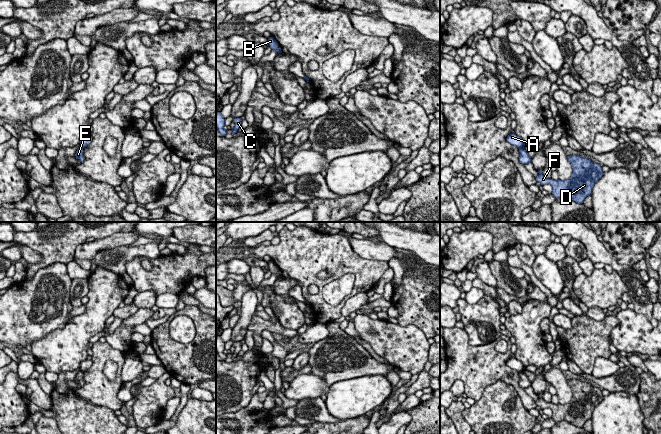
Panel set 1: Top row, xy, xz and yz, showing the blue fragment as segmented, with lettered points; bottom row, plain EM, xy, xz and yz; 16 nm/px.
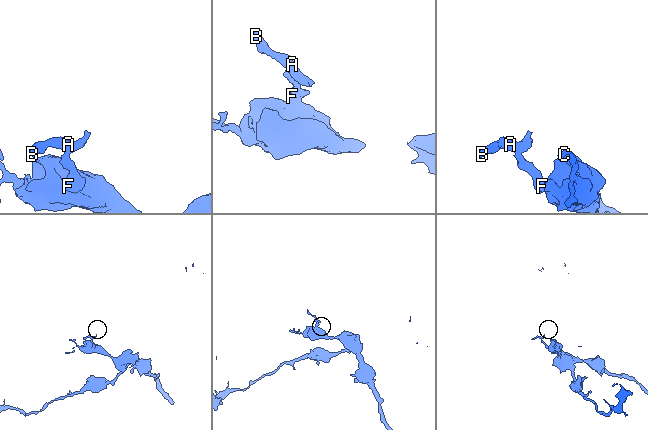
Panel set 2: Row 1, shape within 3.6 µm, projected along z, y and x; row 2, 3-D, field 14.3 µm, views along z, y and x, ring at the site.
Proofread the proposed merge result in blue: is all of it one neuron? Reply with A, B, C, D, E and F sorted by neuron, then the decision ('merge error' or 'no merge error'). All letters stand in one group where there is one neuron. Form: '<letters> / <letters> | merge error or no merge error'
A B / C D E F | merge error

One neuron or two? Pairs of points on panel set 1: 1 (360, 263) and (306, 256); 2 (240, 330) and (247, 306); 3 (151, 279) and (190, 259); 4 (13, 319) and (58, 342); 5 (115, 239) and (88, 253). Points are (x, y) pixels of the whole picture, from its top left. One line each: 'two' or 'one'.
1: one
2: one
3: one
4: two
5: one

